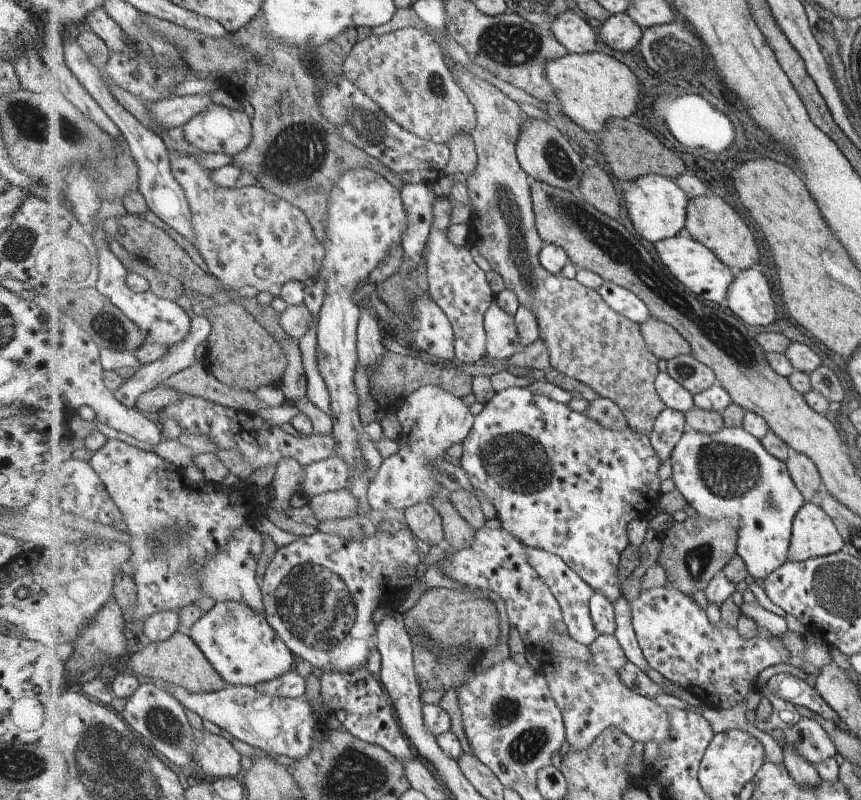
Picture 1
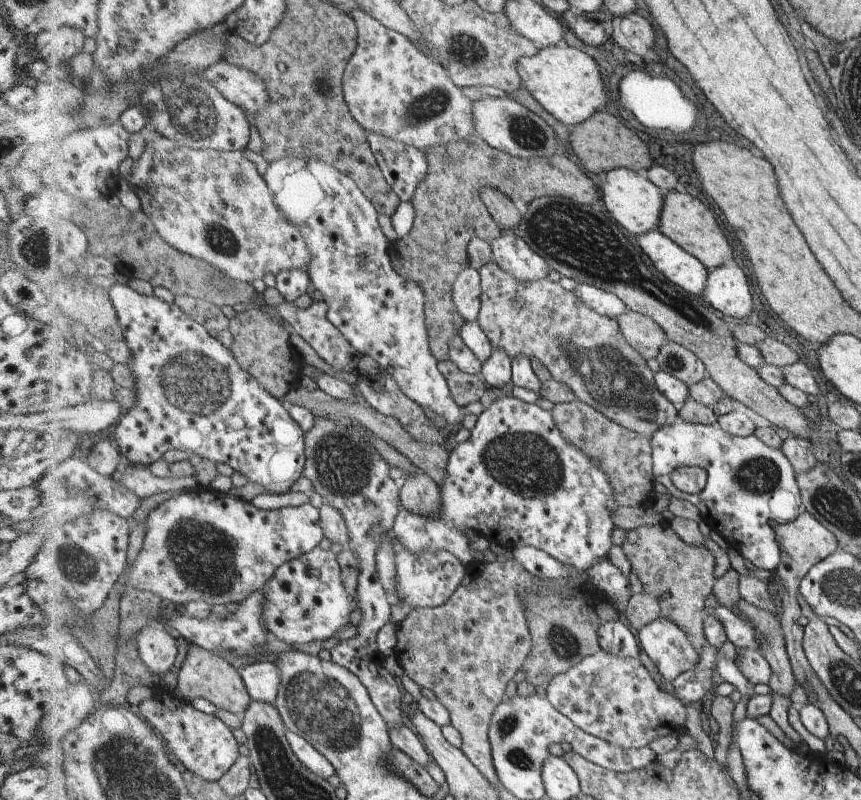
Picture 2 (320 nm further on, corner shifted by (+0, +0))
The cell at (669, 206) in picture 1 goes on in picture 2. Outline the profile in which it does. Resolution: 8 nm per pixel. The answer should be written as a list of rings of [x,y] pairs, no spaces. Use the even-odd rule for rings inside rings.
[[[617,167],[601,177],[601,192],[603,204],[611,212],[620,226],[625,226],[631,236],[639,236],[657,230],[664,209],[665,194],[653,184],[645,172],[639,172],[628,167]]]

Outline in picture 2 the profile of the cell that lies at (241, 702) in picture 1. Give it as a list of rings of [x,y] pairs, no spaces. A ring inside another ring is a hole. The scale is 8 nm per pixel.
[[[286,730],[287,740],[290,742],[293,753],[299,758],[299,761],[309,768],[315,774],[322,778],[331,778],[335,775],[335,768],[327,758],[316,747],[313,746],[303,736],[296,734],[295,731]]]

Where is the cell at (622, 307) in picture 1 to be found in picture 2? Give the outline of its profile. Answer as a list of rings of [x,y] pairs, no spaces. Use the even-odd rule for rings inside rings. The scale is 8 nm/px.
[[[579,283],[575,289],[575,294],[592,310],[609,319],[617,319],[629,310],[627,304],[619,296],[607,293],[594,285]]]

